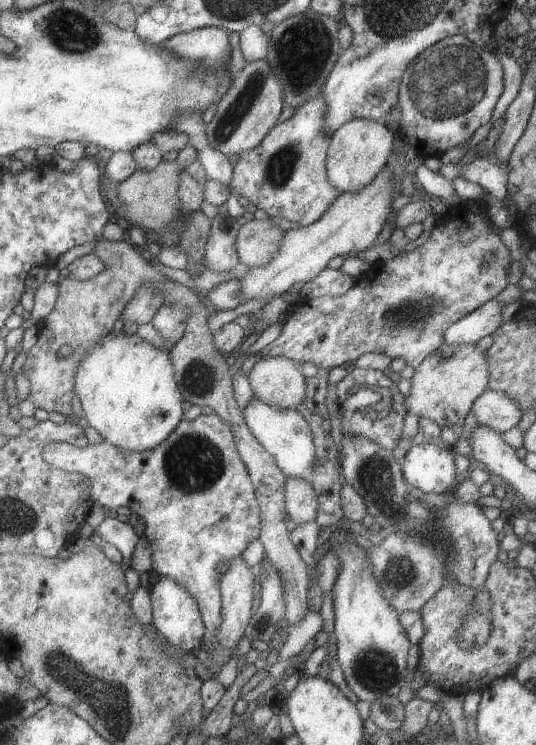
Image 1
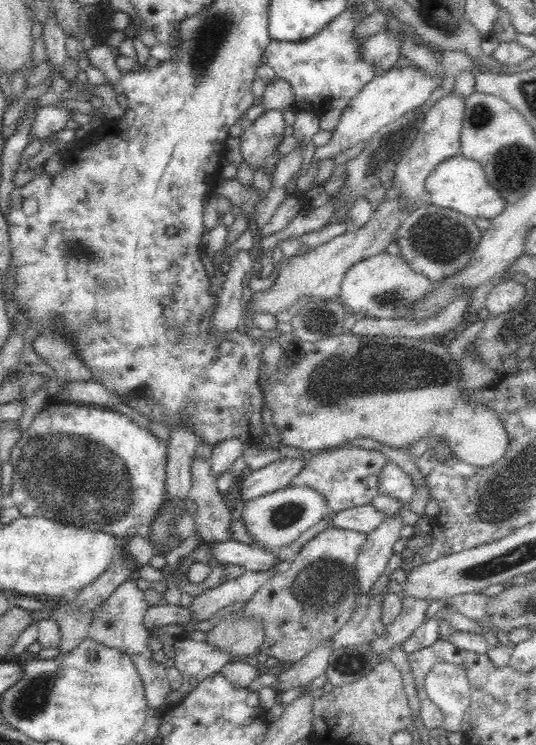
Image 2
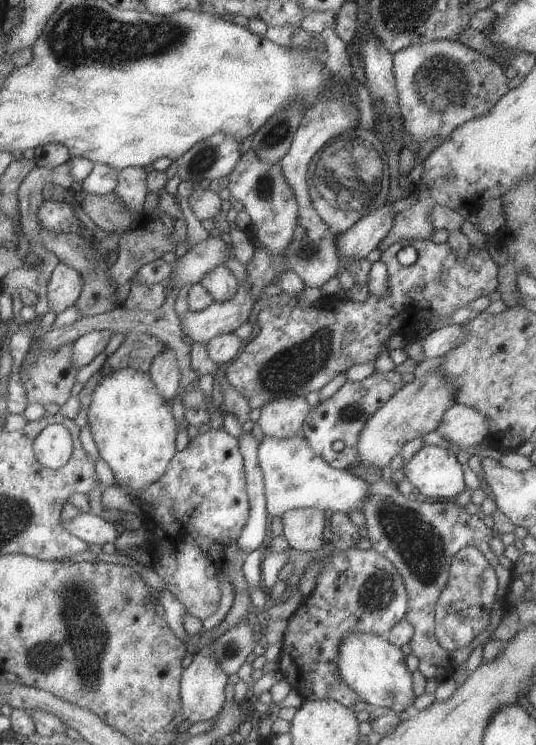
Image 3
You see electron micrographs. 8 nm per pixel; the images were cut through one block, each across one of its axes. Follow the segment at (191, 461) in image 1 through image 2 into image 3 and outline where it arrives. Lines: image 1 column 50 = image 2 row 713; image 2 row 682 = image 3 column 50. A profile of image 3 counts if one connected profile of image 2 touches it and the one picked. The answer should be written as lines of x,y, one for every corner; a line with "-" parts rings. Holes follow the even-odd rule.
51,423
42,427
33,439
34,457
48,469
58,469
66,464
70,453
69,432
65,424

